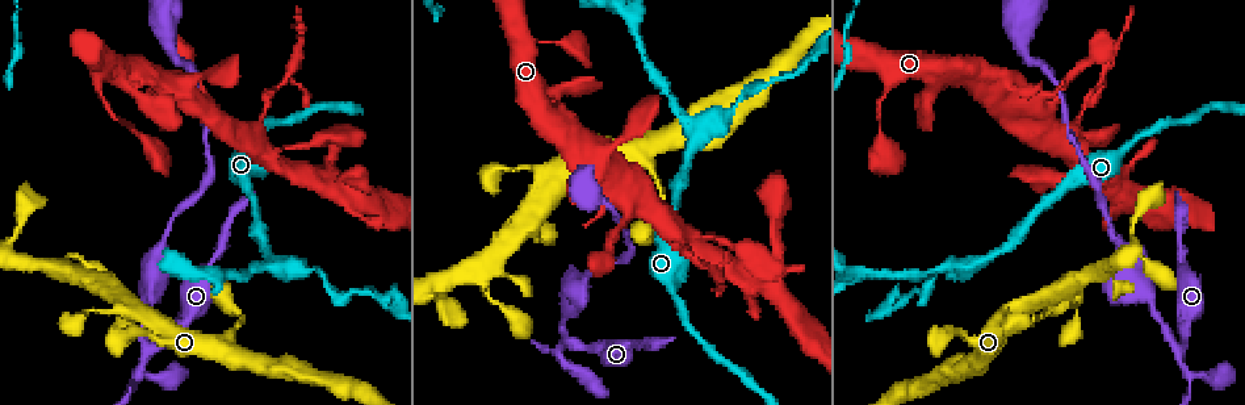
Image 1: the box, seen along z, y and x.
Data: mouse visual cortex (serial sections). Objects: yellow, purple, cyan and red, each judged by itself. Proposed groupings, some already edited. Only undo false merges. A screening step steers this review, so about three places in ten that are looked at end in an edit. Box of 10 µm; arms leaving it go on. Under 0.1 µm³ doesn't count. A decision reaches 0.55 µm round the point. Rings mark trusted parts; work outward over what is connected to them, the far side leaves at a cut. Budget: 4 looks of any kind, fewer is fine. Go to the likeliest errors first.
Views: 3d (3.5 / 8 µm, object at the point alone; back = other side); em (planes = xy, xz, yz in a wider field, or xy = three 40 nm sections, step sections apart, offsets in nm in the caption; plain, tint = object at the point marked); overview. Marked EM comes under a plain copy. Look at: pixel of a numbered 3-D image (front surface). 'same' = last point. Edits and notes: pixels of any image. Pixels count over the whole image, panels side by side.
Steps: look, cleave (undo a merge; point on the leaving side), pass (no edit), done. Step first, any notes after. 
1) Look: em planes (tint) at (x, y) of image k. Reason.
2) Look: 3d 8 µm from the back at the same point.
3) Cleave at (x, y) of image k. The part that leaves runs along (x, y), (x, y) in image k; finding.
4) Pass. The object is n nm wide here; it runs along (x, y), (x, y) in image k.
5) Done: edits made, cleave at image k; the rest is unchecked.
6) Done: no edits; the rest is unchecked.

Look: 3d 3.5 µm at (575, 343) of image 1. Branch point.

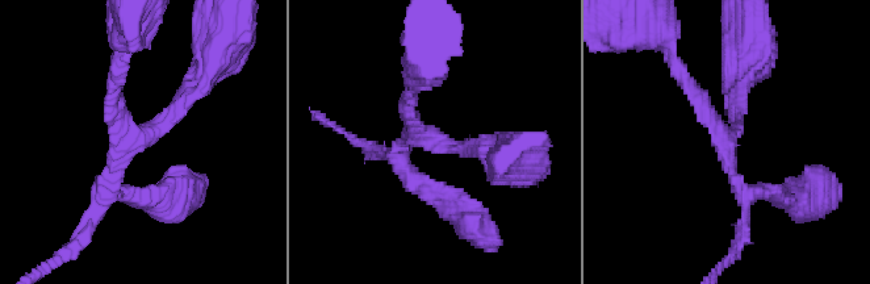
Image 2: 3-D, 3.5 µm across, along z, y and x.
Look: em xy step 2 (tint) at (135, 134) of image 2. 3 arms meet here; the arms are 200, 200, 200 nm wide; shape alone is not enough.

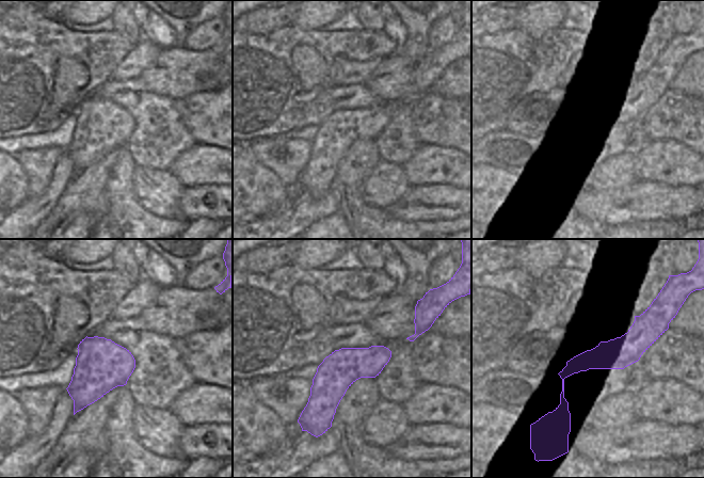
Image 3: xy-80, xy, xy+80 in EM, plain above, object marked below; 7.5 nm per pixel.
Pass. It runs along (493, 153), (412, 122), (412, 86) in image 2; all the same cell.

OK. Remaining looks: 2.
Look: 3d 8 µm at (279, 269) of image 1. Three-way junction.

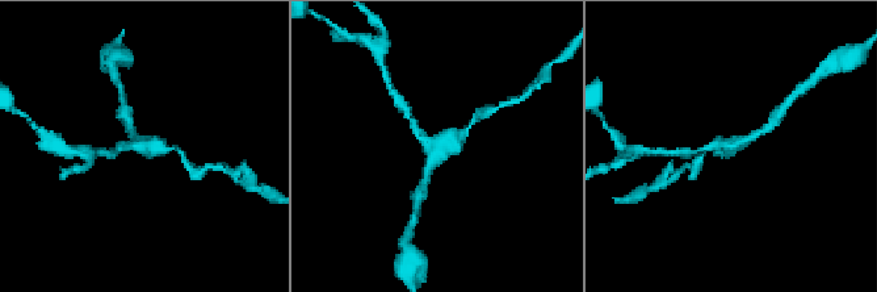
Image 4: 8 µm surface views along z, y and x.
Look: em xy step 3 (tint) at the same point. 3 arms meet here; the arms are 200, 200, 250 nm wide; need the tissue.

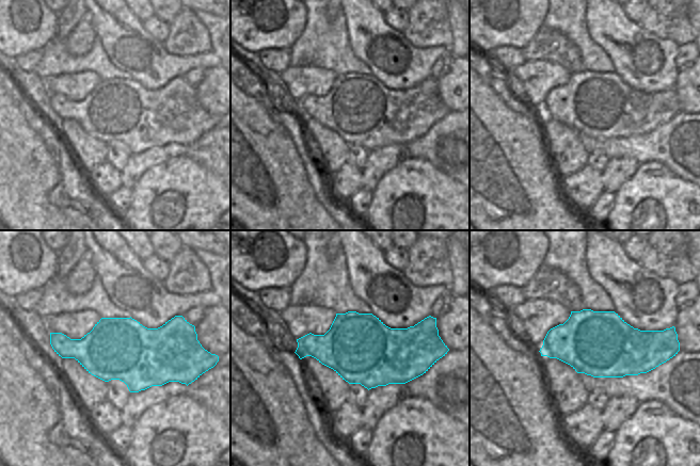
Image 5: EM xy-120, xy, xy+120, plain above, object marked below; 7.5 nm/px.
Pass. It runs along (762, 130), (731, 146), (704, 149) in image 4; continuous, no second cell.

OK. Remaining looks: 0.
Done: no edits; the rest is unchecked.

